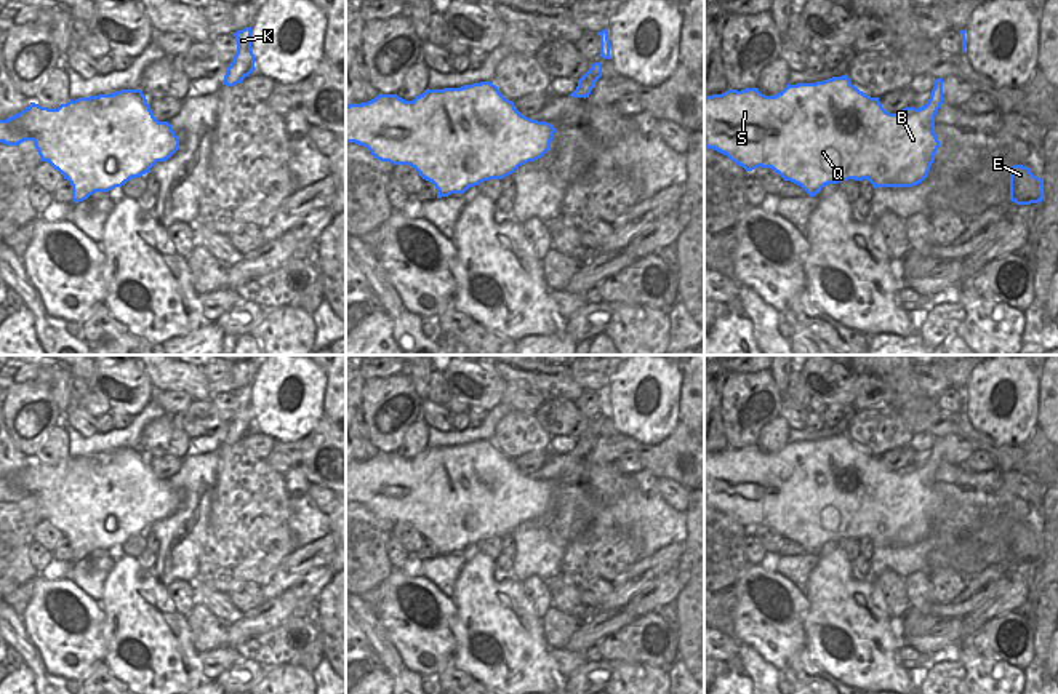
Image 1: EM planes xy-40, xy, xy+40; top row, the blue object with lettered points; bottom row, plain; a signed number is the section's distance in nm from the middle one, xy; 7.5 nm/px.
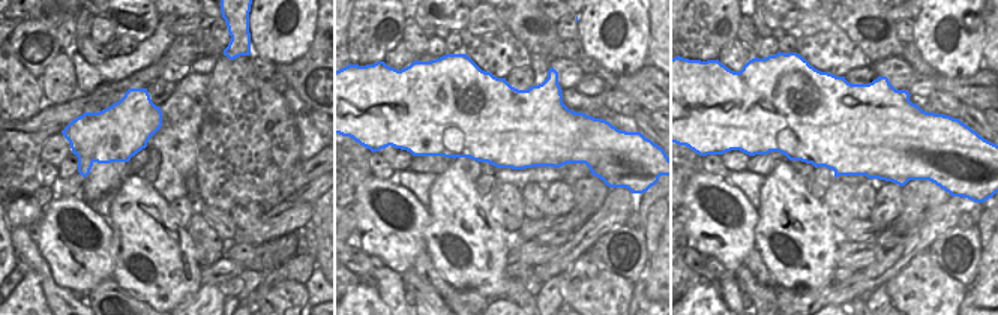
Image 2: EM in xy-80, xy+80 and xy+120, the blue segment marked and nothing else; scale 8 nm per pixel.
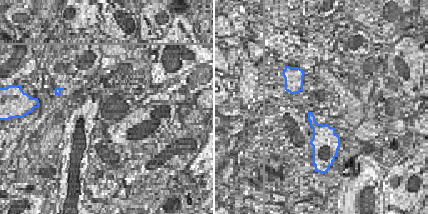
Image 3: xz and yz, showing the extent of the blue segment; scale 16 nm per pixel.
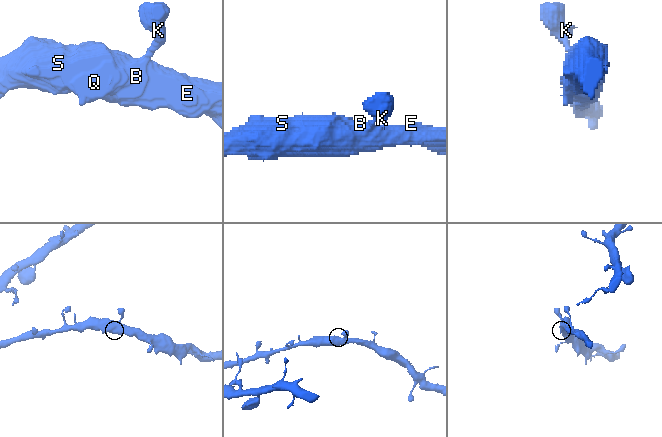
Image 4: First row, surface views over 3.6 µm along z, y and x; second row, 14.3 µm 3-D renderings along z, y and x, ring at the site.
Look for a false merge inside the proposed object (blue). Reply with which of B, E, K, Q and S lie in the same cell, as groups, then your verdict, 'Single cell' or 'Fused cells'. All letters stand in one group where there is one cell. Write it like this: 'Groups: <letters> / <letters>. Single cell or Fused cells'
Groups: B E K Q S. Single cell

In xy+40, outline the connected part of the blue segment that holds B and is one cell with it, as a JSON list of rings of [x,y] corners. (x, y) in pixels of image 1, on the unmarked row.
[[[848,433],[787,441],[775,454],[765,454],[759,446],[728,448],[704,454],[704,505],[727,513],[746,529],[771,526],[810,555],[828,542],[848,537],[868,537],[874,547],[912,545],[927,536],[940,505],[935,473],[941,462],[943,437],[935,438],[925,464],[896,472],[887,470],[879,456],[860,449]]]

